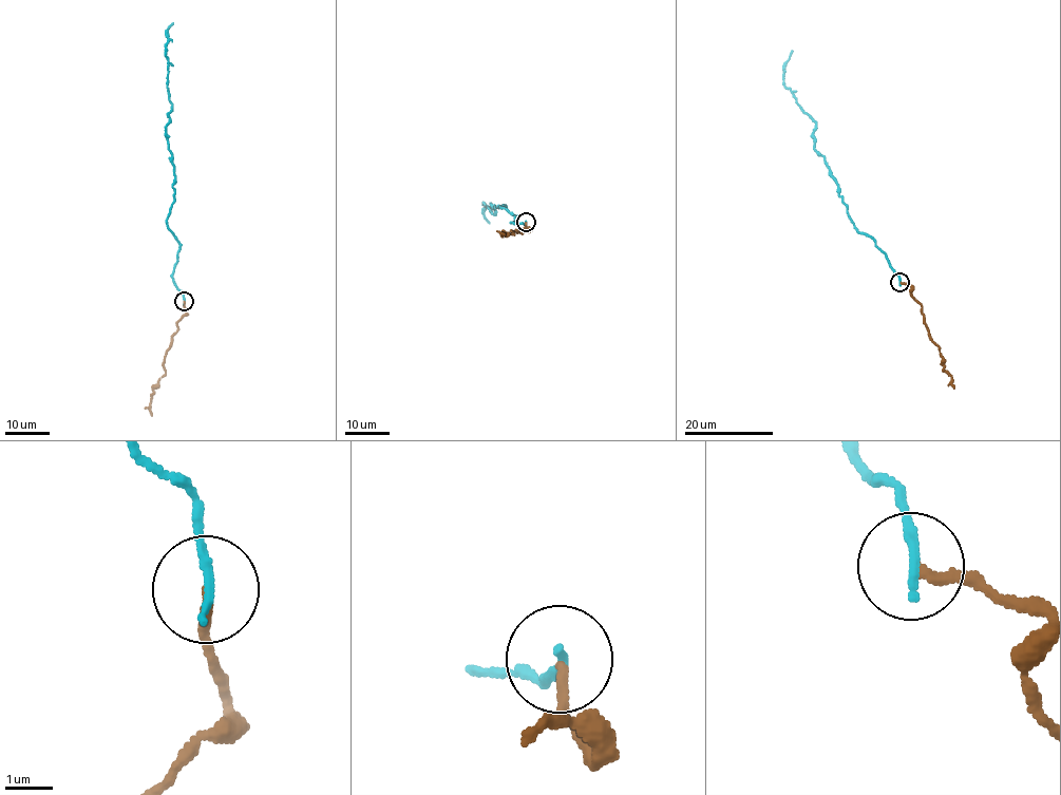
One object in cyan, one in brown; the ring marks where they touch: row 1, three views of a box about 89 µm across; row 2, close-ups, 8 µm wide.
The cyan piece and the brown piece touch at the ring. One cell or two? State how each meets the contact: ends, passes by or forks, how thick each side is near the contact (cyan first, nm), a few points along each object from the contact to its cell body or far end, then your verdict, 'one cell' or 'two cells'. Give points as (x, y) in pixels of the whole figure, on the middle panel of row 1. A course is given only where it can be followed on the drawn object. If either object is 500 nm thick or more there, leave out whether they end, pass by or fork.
cyan ends | brown ends | 200/200 nm | cyan via (525, 222), (511, 223), (516, 216), (506, 206), (491, 203), (495, 214), (484, 203), (490, 222) | brown via (525, 222), (529, 231), (525, 228), (523, 233), (511, 229), (514, 233), (504, 231), (501, 235), (505, 234) | one cell

